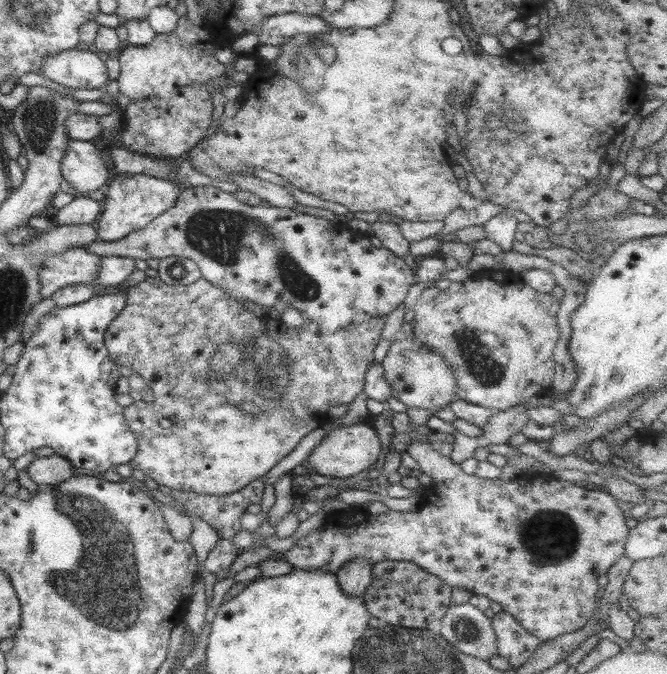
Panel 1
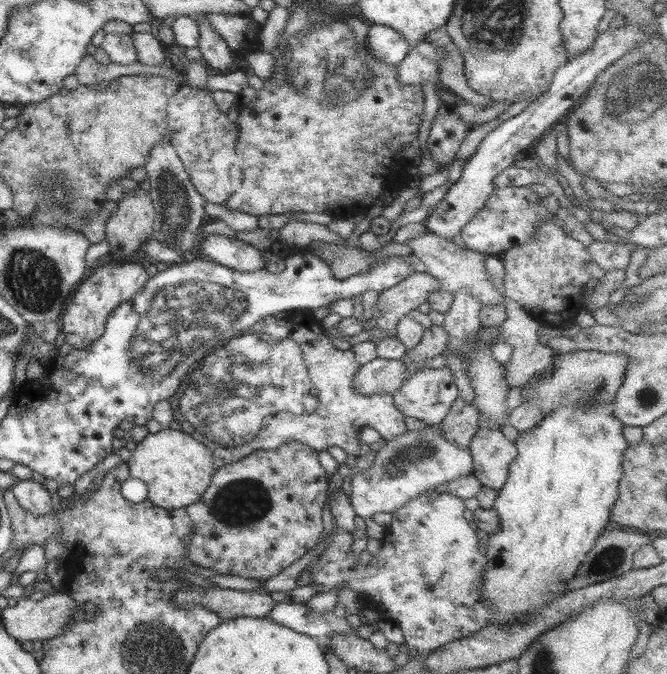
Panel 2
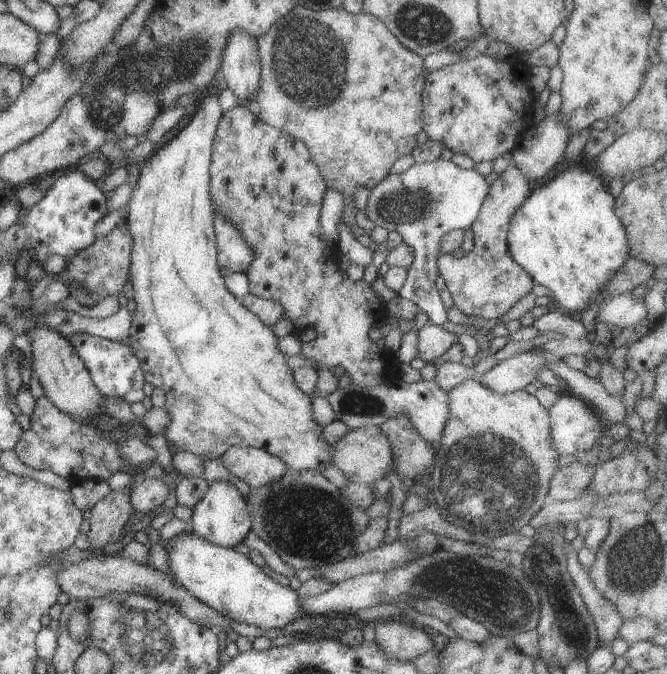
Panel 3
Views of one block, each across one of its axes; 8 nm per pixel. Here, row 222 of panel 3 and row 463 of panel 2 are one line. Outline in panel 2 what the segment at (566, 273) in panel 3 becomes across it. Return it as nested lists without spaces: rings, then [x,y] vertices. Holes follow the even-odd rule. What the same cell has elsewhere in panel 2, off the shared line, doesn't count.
[[[614,402],[597,405],[560,405],[560,408],[552,410],[552,412],[544,416],[544,420],[532,428],[520,433],[515,446],[518,450],[516,460],[509,466],[508,479],[506,485],[499,491],[499,496],[496,498],[493,509],[501,518],[501,529],[496,533],[490,535],[487,540],[486,548],[486,572],[483,576],[483,585],[480,586],[480,595],[483,599],[489,602],[489,607],[495,610],[495,618],[490,625],[499,625],[504,623],[512,624],[517,618],[523,621],[533,617],[543,606],[556,597],[564,595],[567,592],[565,582],[576,576],[578,566],[584,562],[586,554],[594,546],[597,537],[604,534],[604,532],[611,527],[610,511],[612,506],[616,503],[618,497],[618,486],[620,479],[624,477],[624,470],[622,470],[622,456],[624,451],[628,449],[630,444],[626,442],[625,432],[623,431],[624,425],[618,418],[614,418]]]

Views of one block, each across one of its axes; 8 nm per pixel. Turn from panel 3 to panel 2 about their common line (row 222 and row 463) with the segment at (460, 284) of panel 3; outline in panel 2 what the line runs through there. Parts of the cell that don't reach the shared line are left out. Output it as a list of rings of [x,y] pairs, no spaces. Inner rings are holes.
[[[480,427],[470,443],[469,450],[472,453],[472,459],[474,459],[472,475],[478,479],[483,487],[492,488],[492,490],[499,492],[506,485],[510,464],[516,460],[518,450],[515,444],[507,440],[499,429]]]

